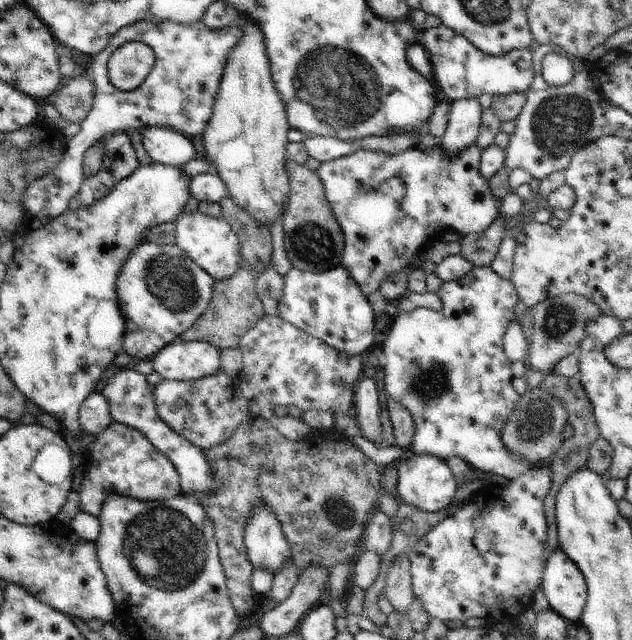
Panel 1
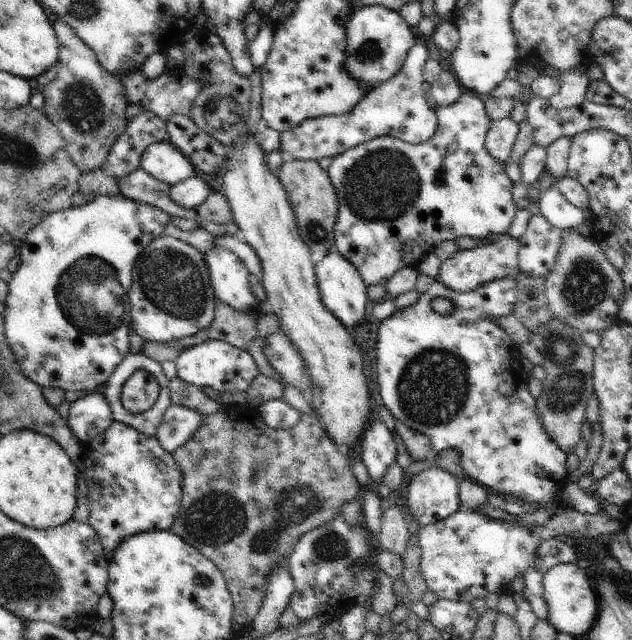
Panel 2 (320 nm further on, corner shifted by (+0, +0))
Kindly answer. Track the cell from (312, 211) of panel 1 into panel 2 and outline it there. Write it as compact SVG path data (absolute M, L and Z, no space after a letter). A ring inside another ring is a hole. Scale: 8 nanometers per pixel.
M287 158L280 167L277 177L288 193L294 211L297 227L302 240L311 250L312 262L316 264L334 249L334 225L337 221L339 202L336 189L327 170L320 167L318 161L305 161Z

